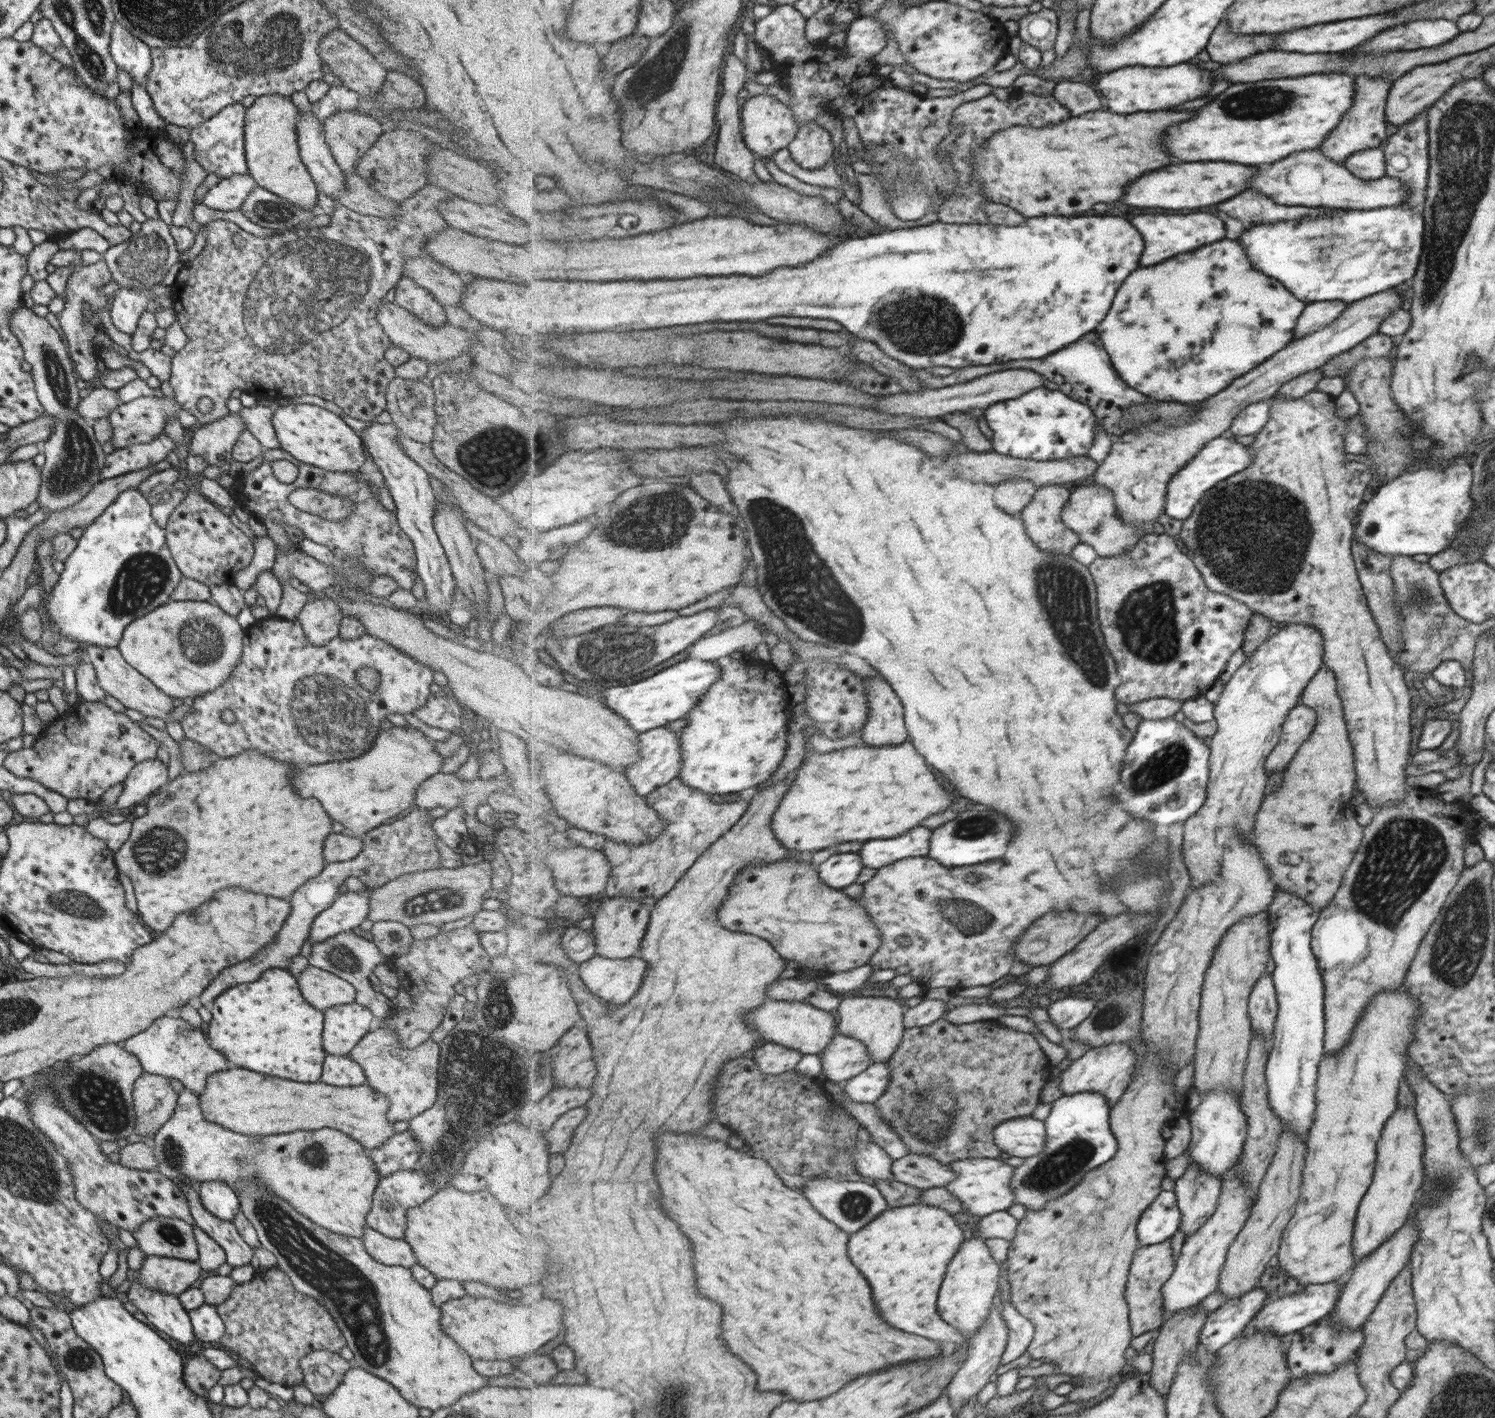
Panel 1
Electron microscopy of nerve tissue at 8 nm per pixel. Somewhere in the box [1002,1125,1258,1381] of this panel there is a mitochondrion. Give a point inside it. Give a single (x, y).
(1059, 1168)

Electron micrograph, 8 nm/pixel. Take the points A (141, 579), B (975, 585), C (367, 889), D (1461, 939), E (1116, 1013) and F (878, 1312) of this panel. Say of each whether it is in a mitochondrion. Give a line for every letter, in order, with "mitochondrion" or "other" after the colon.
A: mitochondrion
B: other
C: other
D: mitochondrion
E: mitochondrion
F: other

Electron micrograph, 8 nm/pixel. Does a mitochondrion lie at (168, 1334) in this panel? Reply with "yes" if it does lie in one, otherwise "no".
no

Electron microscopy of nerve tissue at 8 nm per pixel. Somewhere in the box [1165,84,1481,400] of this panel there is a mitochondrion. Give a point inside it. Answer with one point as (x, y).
(1319, 249)

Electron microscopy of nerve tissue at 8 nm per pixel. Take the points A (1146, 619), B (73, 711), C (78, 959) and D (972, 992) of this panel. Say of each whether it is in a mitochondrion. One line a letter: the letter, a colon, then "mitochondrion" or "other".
A: mitochondrion
B: other
C: other
D: other

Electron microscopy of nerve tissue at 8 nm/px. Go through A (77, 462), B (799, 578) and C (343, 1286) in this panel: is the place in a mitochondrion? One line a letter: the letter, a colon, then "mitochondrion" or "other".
A: mitochondrion
B: mitochondrion
C: mitochondrion

